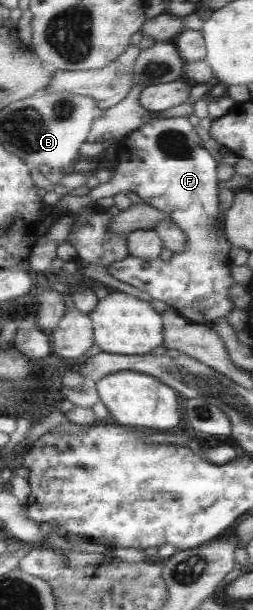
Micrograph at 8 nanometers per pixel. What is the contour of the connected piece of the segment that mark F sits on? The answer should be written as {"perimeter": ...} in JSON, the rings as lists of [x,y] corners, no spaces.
{"perimeter":[[[188,117],[154,118],[140,125],[134,132],[118,141],[113,149],[113,160],[116,166],[112,168],[112,178],[108,182],[100,183],[91,189],[88,195],[73,196],[66,195],[60,197],[53,220],[60,216],[72,216],[76,218],[86,205],[97,203],[101,198],[116,196],[116,194],[131,195],[136,201],[157,208],[160,212],[169,215],[171,221],[181,228],[186,235],[186,248],[179,253],[173,254],[169,261],[154,259],[145,261],[128,255],[122,260],[117,260],[108,265],[108,272],[118,278],[120,282],[126,282],[154,300],[164,302],[168,307],[173,308],[188,322],[210,326],[219,318],[228,316],[235,307],[228,297],[228,291],[235,283],[231,275],[231,268],[234,264],[229,259],[230,244],[226,240],[225,232],[221,227],[221,220],[217,219],[221,215],[219,205],[219,180],[216,177],[218,163],[210,155],[210,152],[203,146],[203,141],[198,137],[196,129],[188,121]]]}

